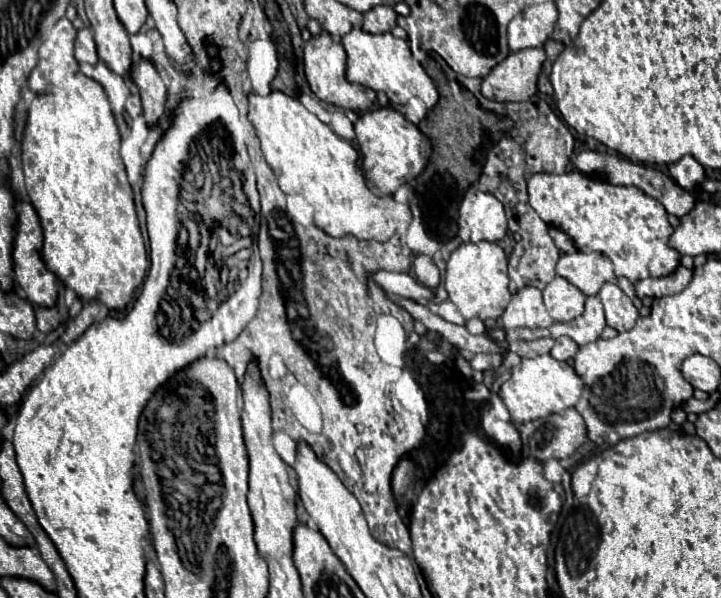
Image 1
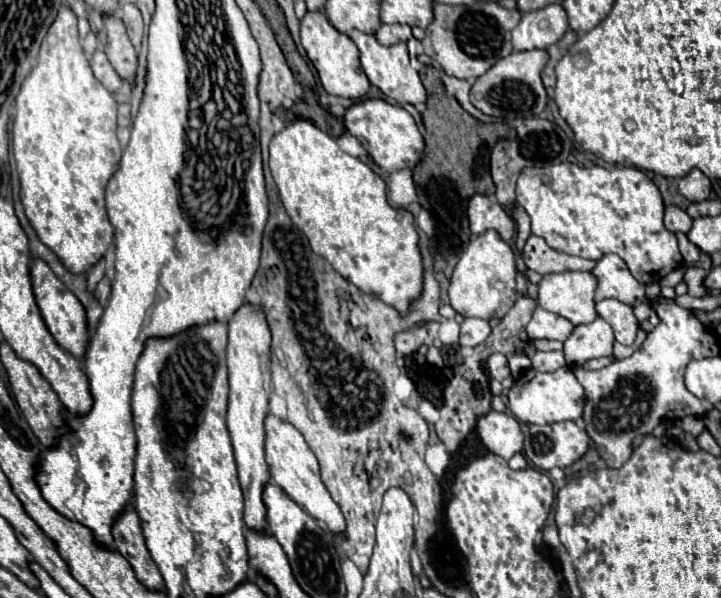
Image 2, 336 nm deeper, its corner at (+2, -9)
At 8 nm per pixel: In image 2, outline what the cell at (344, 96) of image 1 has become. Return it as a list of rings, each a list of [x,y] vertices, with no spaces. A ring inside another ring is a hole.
[[[309,13],[301,21],[301,45],[307,51],[309,61],[315,65],[323,89],[331,95],[345,99],[363,99],[369,91],[369,79],[359,65],[357,45],[343,33],[339,33],[323,13]]]

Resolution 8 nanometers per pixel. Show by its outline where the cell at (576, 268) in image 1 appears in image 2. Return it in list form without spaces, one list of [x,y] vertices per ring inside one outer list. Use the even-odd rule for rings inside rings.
[[[613,253],[603,255],[591,273],[597,277],[595,301],[613,297],[627,305],[633,305],[635,301],[645,297],[645,285],[641,285],[629,273],[625,261],[619,255],[613,255]]]

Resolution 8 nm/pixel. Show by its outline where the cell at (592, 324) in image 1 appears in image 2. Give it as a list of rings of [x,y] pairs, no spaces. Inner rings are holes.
[[[597,317],[593,323],[577,325],[565,341],[565,359],[569,367],[581,367],[585,361],[613,353],[613,329]]]

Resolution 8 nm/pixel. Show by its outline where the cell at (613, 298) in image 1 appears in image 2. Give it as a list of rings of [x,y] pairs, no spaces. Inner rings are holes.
[[[603,299],[597,303],[597,313],[599,313],[599,317],[603,317],[613,327],[615,339],[619,343],[631,345],[635,341],[639,321],[635,319],[631,305],[625,305],[617,299]]]

